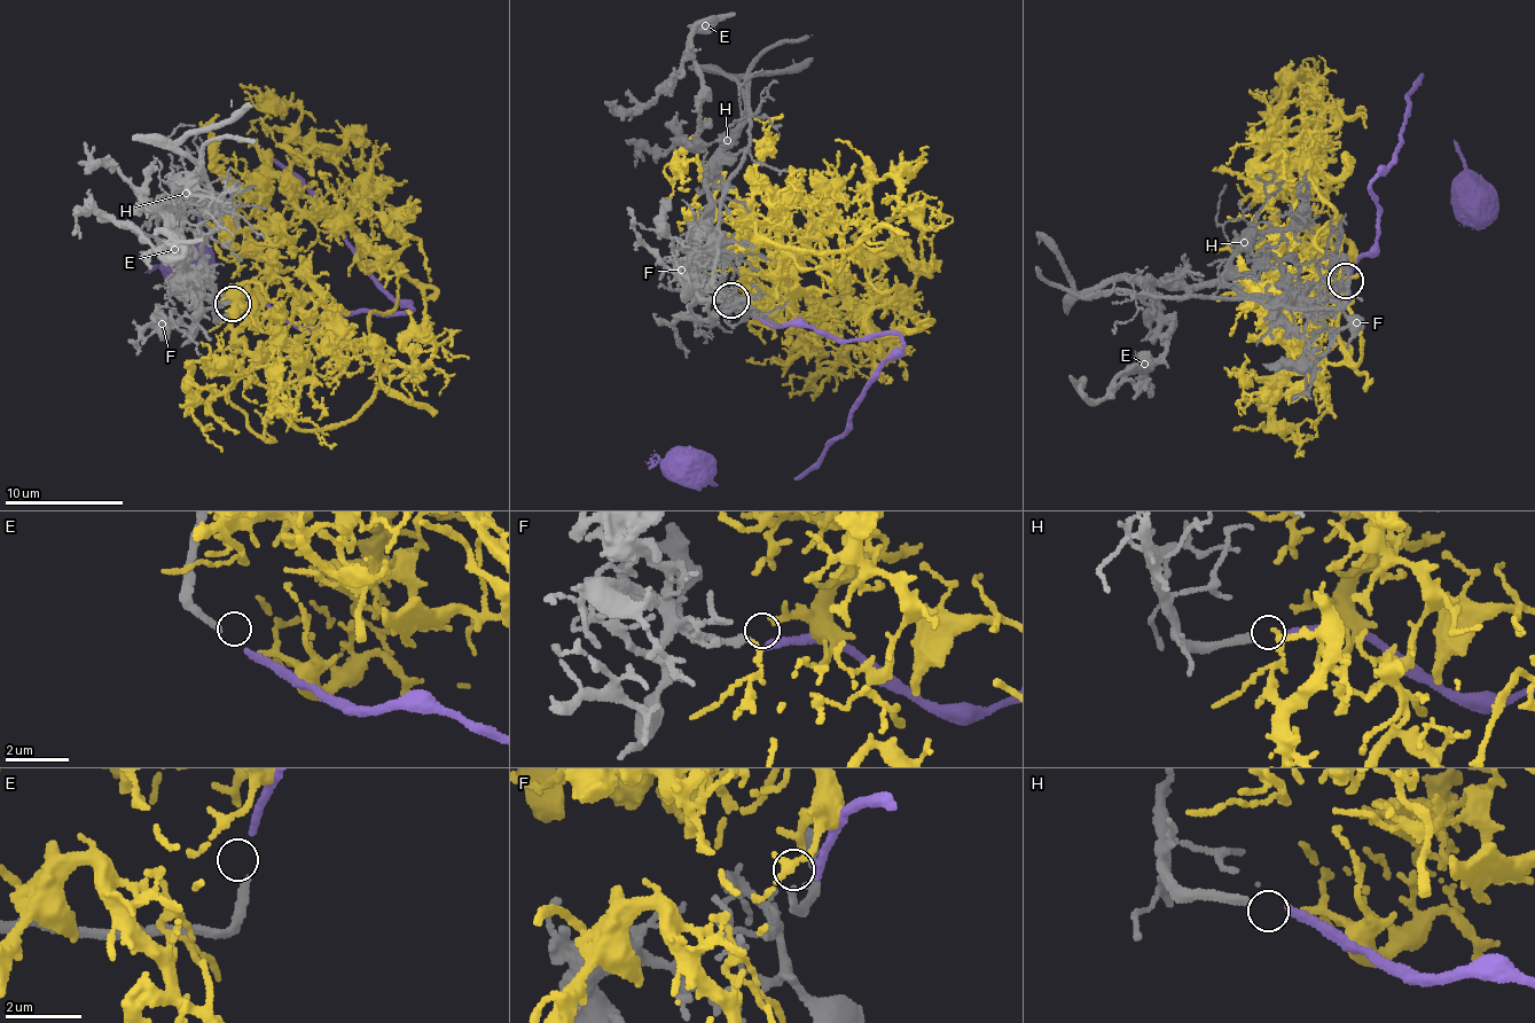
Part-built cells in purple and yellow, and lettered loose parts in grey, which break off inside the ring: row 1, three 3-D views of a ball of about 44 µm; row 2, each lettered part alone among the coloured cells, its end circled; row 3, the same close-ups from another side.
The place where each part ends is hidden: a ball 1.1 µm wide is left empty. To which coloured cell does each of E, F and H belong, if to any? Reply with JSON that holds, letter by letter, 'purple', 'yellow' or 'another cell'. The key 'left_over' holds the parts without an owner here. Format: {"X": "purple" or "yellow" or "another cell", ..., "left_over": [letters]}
{"E": "another cell", "F": "yellow", "H": "purple", "left_over": ["E"]}

